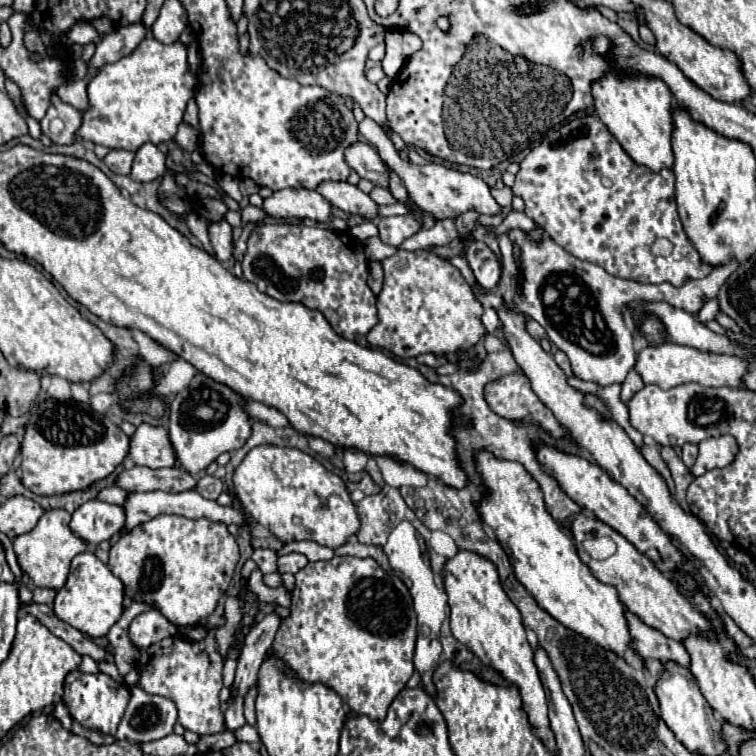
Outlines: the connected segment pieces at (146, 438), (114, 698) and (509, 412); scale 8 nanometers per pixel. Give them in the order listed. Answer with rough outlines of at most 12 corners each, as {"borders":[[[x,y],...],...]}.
{"borders":[[[139,424],[129,458],[149,468],[175,466],[167,428]],[[73,670],[65,706],[87,728],[115,734],[127,684]],[[509,374],[485,390],[503,418],[535,420],[553,438],[567,430],[535,396],[527,376]]]}

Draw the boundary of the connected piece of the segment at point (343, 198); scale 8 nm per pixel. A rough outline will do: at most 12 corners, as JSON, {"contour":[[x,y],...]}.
{"contour":[[321,182],[317,192],[331,206],[365,218],[377,216],[369,194],[349,182]]}

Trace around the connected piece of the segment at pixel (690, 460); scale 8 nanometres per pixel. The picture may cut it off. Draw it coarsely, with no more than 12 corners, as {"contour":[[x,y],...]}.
{"contour":[[685,444],[681,460],[687,468],[695,464],[697,444]]}

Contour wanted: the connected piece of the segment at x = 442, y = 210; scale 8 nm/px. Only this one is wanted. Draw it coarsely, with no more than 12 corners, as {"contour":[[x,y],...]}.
{"contour":[[371,118],[359,130],[377,146],[423,212],[497,214],[489,186],[469,172],[417,166]]}

